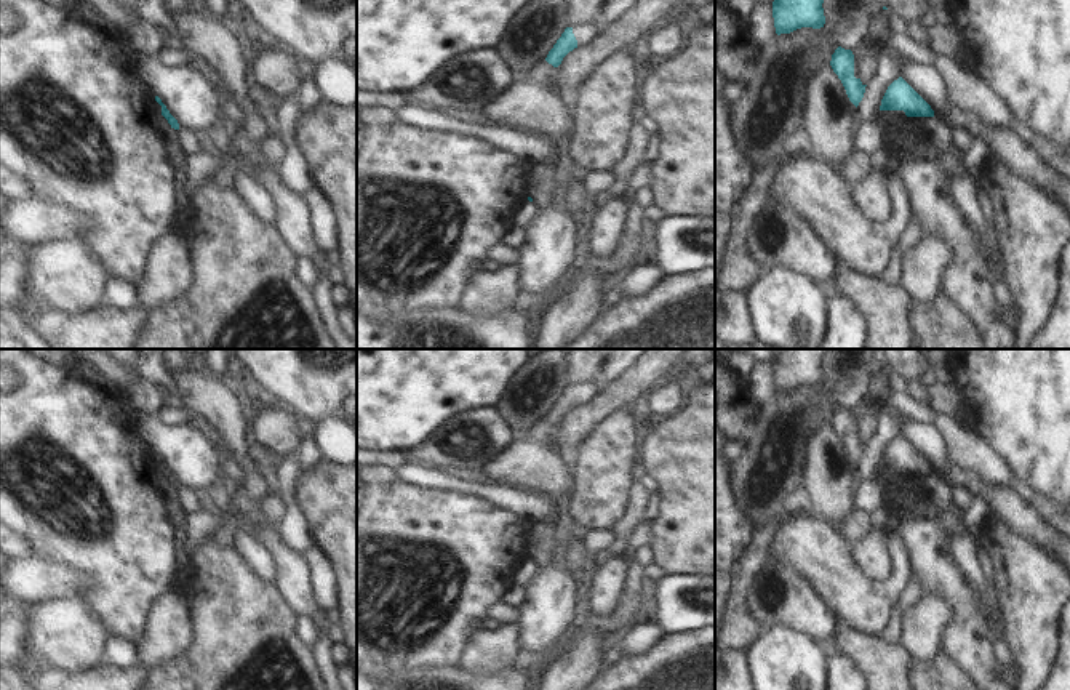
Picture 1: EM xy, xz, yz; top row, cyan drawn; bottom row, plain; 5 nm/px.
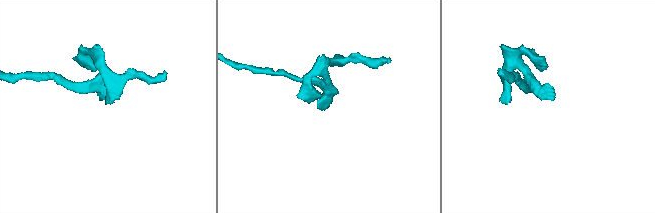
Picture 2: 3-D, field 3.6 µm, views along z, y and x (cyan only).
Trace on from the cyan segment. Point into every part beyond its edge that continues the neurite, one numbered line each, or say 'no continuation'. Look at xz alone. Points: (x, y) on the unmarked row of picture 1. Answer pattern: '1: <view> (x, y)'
1: xz (584, 393)

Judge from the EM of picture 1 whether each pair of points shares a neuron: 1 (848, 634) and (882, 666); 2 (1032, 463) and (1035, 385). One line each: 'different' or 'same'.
1: same
2: same

